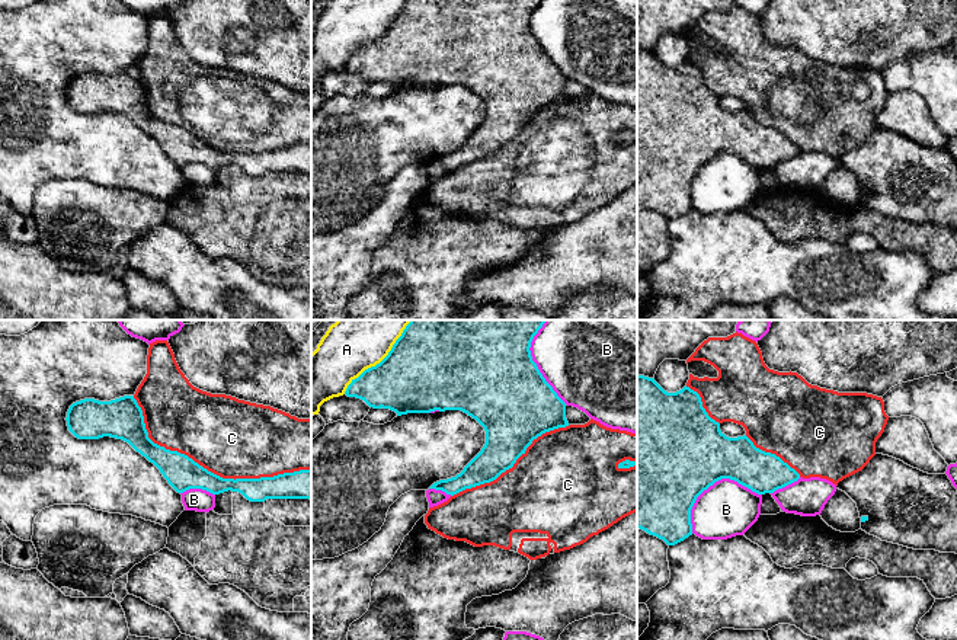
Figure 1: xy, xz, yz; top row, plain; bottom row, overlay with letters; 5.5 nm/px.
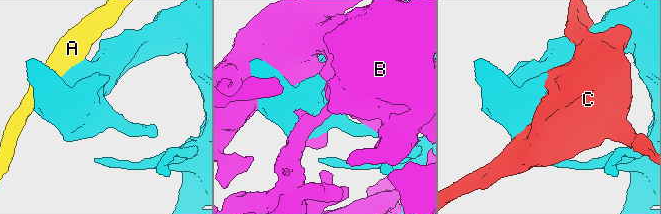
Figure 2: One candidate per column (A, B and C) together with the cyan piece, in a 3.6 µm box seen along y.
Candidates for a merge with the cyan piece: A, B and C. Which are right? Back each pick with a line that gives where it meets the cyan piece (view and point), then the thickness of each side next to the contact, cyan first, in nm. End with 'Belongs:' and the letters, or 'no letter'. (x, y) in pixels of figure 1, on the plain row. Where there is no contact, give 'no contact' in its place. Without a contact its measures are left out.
Belongs: no letter

